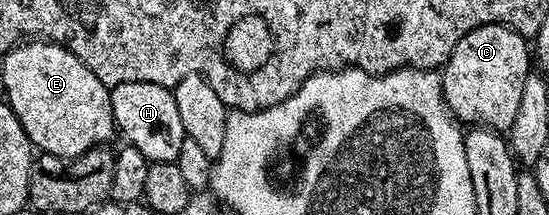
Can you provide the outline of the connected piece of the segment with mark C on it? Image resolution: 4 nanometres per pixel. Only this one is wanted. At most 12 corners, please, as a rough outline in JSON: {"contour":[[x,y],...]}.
{"contour":[[513,28],[470,30],[442,65],[461,125],[506,130],[530,71]]}

